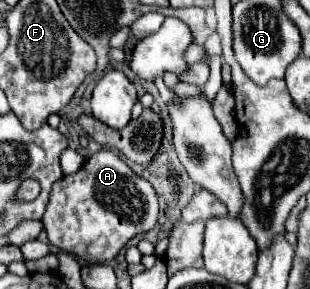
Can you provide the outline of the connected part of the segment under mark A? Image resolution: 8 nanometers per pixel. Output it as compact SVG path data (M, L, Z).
M101 149L99 153L91 155L83 167L67 177L61 177L53 189L51 189L51 197L47 203L47 211L43 215L43 225L45 231L49 235L49 241L53 247L77 255L81 259L85 259L87 263L107 263L111 259L117 257L117 253L137 235L145 235L147 231L151 231L157 223L157 193L153 189L153 185L135 175L131 171L131 167L113 151L109 149Z

